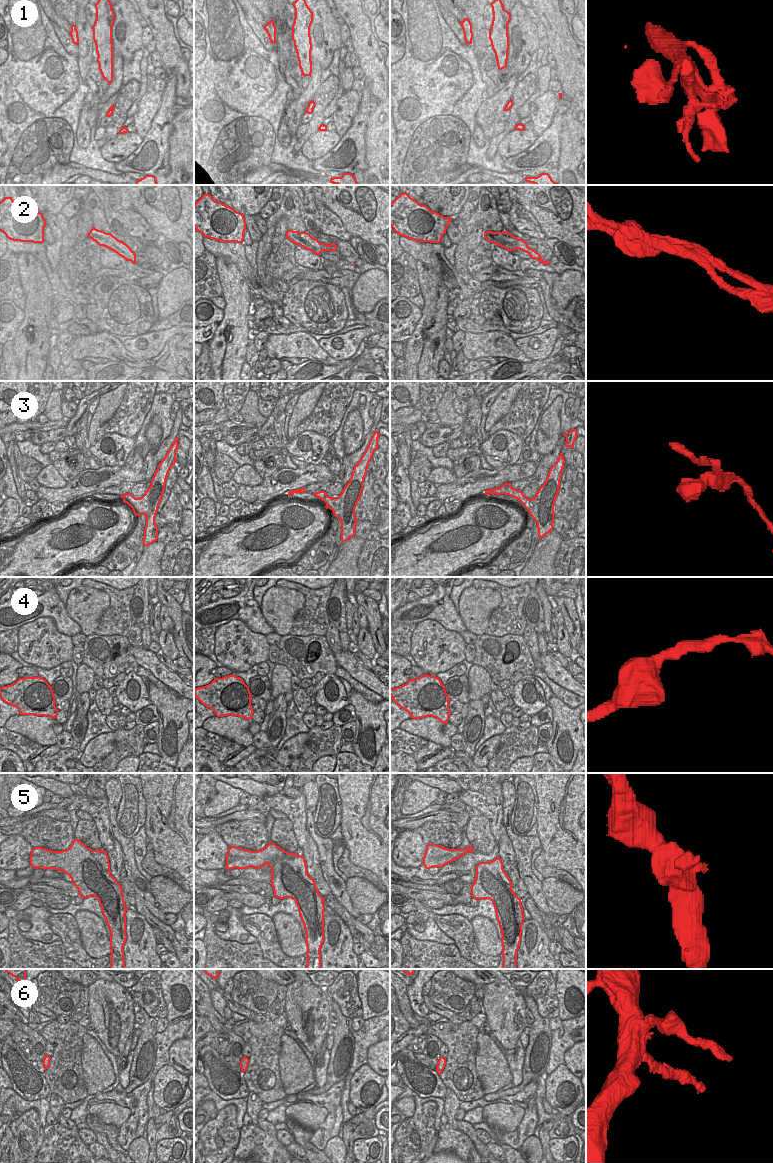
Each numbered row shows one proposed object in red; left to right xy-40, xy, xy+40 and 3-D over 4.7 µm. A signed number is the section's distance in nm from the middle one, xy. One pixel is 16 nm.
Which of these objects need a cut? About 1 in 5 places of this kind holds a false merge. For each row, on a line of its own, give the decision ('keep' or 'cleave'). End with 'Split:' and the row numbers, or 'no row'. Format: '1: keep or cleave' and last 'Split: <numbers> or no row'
1: keep
2: cleave
3: keep
4: keep
5: keep
6: cleave
Split: 2, 6

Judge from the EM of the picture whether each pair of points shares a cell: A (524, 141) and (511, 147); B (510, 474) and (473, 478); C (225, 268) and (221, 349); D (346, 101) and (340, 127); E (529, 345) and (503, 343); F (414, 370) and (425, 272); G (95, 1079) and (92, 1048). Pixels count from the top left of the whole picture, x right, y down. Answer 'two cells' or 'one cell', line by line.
A: one cell
B: one cell
C: one cell
D: one cell
E: two cells
F: one cell
G: one cell

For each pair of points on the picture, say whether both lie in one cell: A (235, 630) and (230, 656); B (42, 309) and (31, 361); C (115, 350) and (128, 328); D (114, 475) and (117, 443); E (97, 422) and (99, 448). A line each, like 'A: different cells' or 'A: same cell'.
A: same cell
B: same cell
C: different cells
D: different cells
E: different cells

